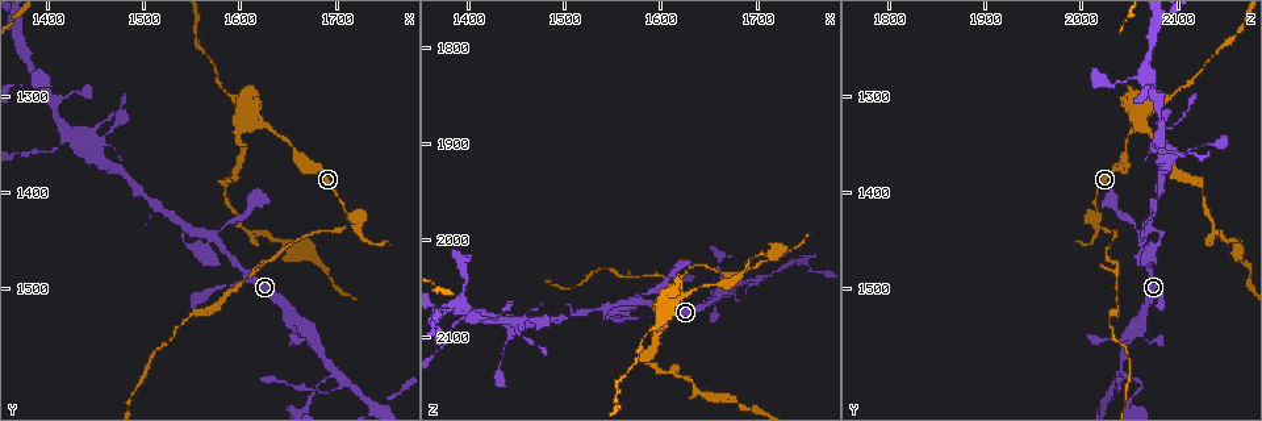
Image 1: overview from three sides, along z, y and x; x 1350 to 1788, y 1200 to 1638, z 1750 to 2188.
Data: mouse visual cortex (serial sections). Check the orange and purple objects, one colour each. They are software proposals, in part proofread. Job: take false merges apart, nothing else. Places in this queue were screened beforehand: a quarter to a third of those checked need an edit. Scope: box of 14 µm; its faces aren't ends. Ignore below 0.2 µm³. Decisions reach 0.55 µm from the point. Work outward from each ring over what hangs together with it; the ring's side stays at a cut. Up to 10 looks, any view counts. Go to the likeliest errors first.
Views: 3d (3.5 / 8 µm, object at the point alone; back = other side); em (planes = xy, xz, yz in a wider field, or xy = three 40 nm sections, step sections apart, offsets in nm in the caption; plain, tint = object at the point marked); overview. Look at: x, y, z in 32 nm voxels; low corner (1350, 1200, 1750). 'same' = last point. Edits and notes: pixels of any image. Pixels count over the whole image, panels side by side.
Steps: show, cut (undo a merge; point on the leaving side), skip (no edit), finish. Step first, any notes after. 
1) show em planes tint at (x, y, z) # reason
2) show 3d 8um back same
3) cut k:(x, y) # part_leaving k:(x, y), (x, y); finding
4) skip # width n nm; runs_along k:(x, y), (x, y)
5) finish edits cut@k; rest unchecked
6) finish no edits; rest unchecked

show 3d 8um at (1695, 1590, 2040) # sharp bend

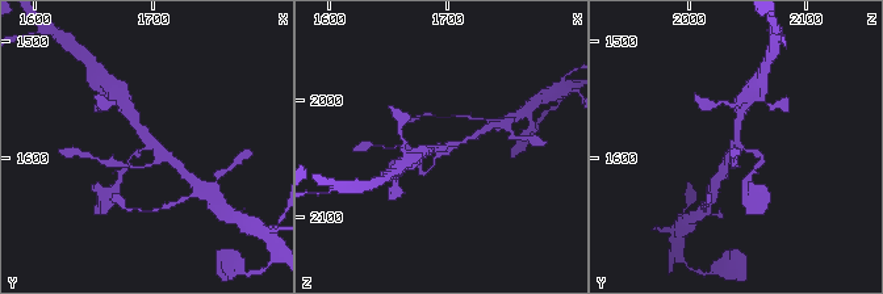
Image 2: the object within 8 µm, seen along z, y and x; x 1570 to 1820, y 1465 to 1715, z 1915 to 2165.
show 3d 3.5um at (1696, 1584, 2044)

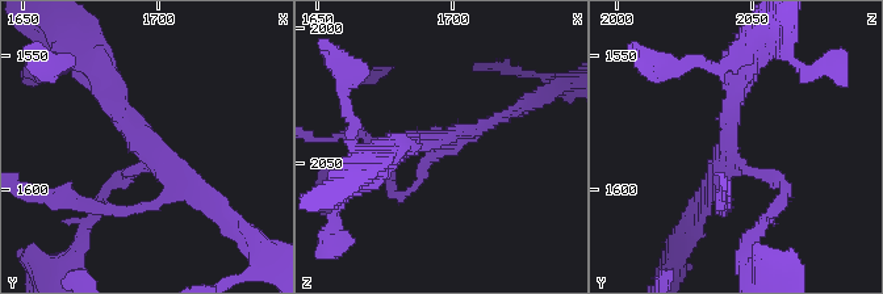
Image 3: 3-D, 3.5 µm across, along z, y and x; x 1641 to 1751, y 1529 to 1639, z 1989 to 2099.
show em xy step 1 tint at (1697, 1586, 2041)

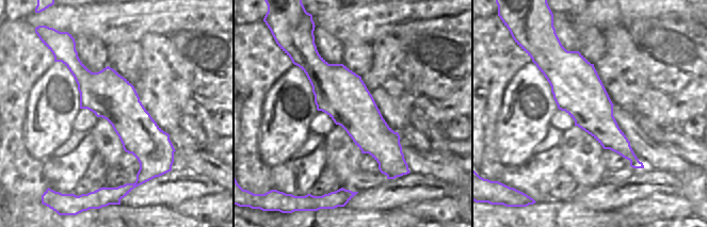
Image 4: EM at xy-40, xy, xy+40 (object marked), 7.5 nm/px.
skip # runs_along 3:(105, 80), (134, 137), (214, 205); one cell here

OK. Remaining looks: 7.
show 3d 3.5um at (1710, 1440, 2020) # a narrow waist

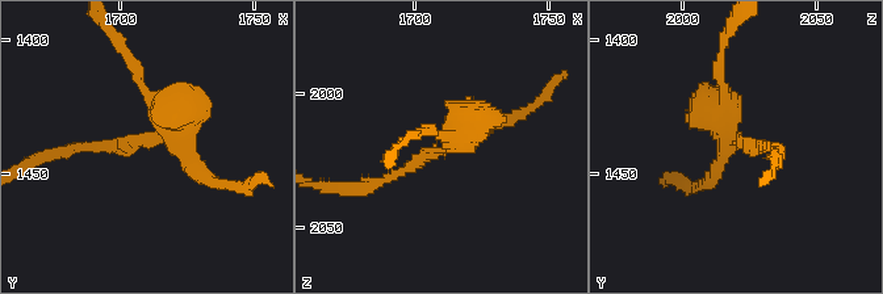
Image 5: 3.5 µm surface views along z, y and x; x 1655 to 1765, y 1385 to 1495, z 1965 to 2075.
show em xy step 3 tint at (1713, 1436, 2020)

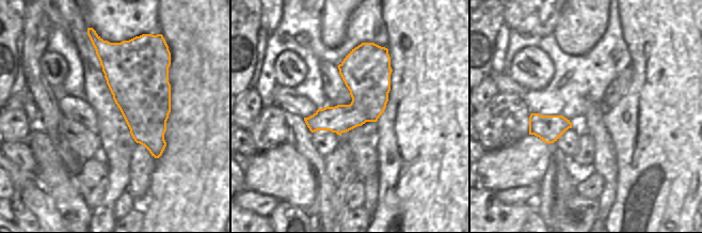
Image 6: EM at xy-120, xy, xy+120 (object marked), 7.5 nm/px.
cut 5:(410, 167) # part_leaving 5:(443, 151), (379, 185), (330, 185); two cells meet here

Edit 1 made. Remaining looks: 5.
show overview # see it whole again

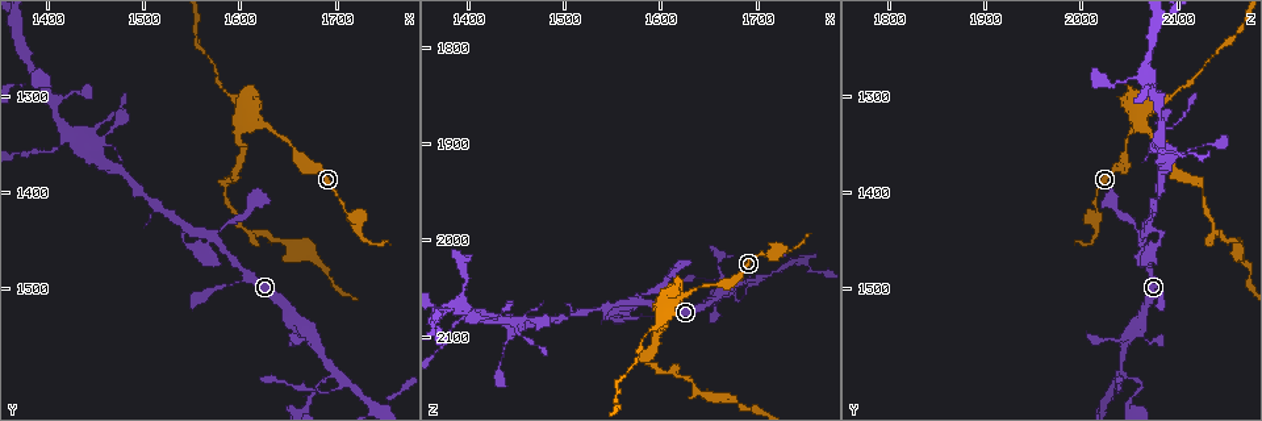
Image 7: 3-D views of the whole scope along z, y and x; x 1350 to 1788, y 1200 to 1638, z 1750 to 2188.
show 3d 3.5um at (1620, 1330, 2060) # three-way junction

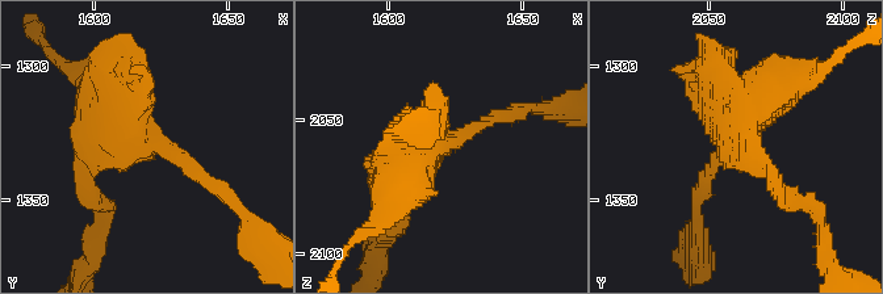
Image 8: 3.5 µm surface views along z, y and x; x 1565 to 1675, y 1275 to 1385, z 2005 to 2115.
show em xy step 1 tint at (1617, 1327, 2057) # need the tissue

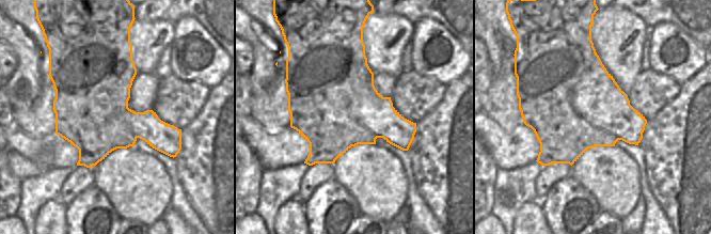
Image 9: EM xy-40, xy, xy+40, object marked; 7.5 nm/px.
cut 8:(130, 57) # part_leaving 8:(133, 142), (88, 166), (104, 202); two cells meet here

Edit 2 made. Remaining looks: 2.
finish edits cut@5, cut@8; rest unchecked

